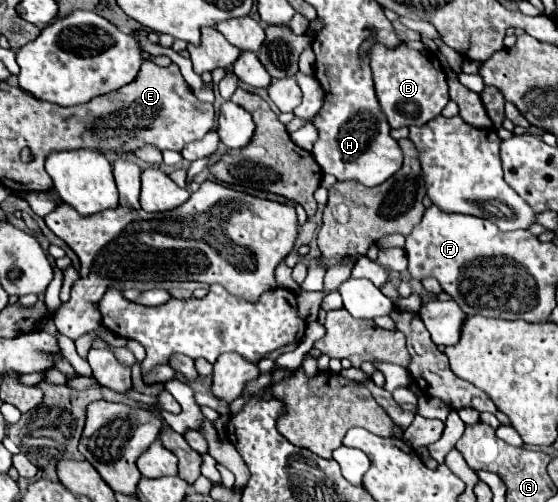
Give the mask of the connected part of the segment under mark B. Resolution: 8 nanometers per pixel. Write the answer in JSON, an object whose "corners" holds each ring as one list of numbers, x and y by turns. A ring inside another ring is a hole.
{"corners":[[404,42,394,50,376,44,370,50,370,66,378,102,392,128,422,126,436,118,450,100,446,74,438,58,422,42]]}

